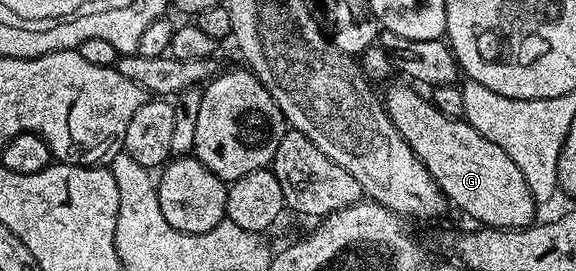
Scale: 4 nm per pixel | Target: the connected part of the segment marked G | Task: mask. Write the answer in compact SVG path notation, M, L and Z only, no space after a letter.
M396 84L388 93L383 93L384 109L398 134L402 134L410 150L430 170L434 182L438 182L449 201L485 228L529 227L537 219L538 202L530 194L518 166L510 162L506 150L482 138L467 120L446 118L446 114L432 105L431 99L424 97L423 100L415 87L404 84Z

